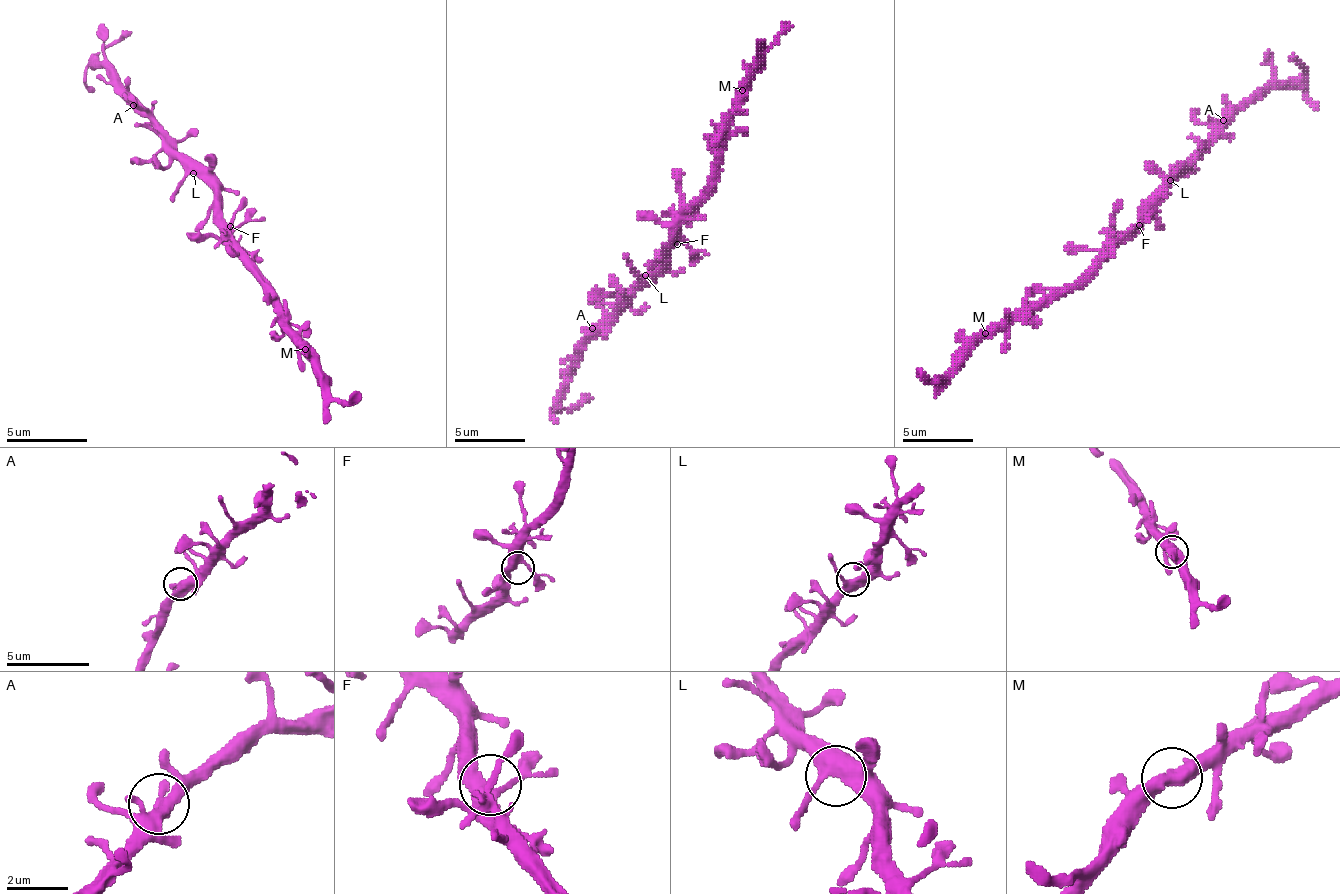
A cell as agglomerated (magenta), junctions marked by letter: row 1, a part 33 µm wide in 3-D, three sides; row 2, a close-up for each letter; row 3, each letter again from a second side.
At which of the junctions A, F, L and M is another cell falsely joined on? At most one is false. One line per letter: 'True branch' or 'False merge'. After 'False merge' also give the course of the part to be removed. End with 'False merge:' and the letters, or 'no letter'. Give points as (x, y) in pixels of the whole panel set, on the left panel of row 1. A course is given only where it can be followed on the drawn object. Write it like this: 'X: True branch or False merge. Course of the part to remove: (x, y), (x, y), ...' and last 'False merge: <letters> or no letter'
A: True branch
F: True branch
L: True branch
M: True branch
False merge: no letter

